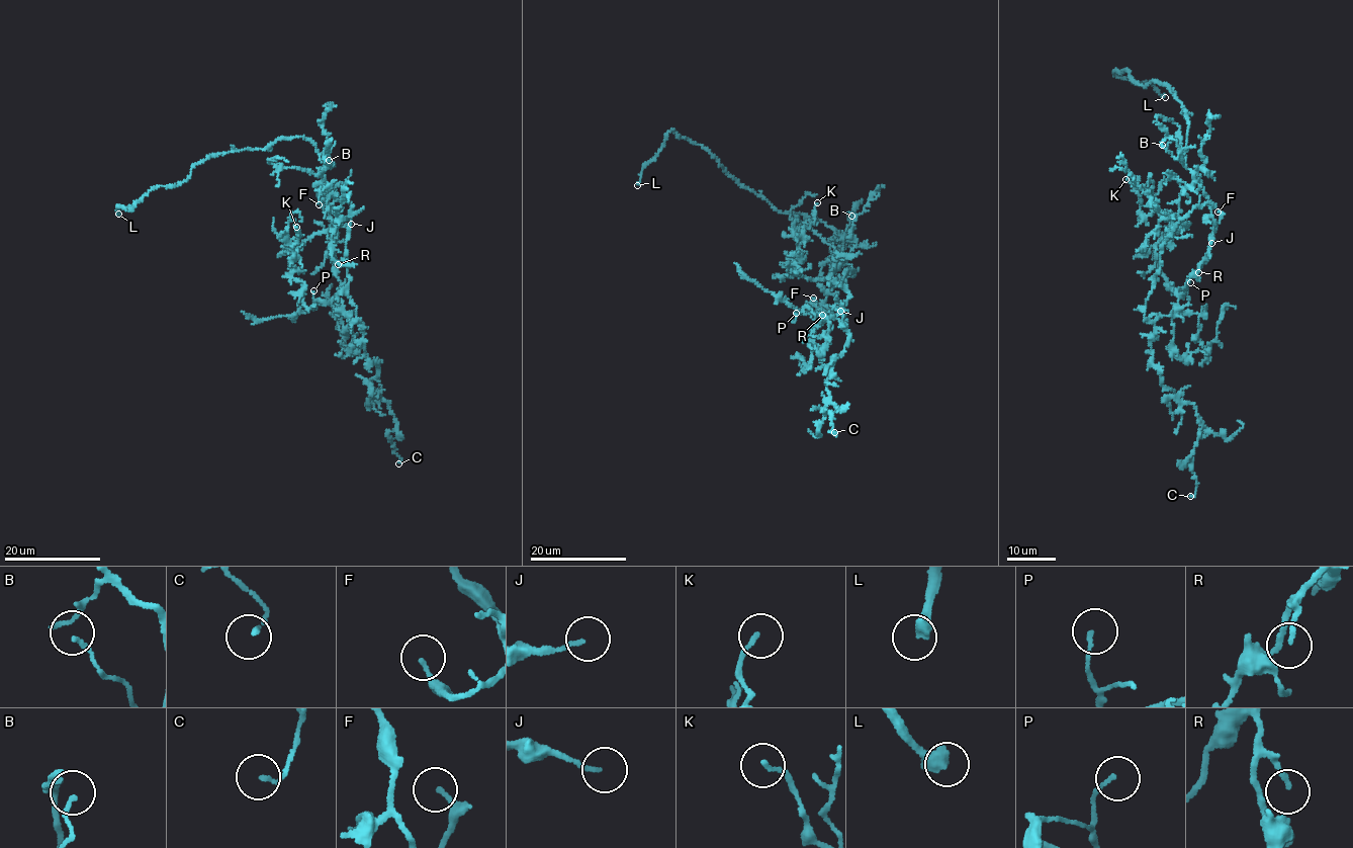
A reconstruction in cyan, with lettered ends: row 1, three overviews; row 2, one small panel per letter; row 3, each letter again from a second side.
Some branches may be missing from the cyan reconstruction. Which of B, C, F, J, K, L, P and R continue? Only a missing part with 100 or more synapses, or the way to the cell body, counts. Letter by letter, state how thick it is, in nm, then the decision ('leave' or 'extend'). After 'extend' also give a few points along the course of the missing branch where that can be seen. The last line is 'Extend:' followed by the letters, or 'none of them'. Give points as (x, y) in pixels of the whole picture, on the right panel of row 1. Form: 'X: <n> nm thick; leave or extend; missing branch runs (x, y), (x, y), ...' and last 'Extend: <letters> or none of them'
B: 80 nm thick; leave
C: 130 nm thick; leave
F: 170 nm thick; leave
J: 120 nm thick; leave
K: 130 nm thick; leave
L: 460 nm thick; extend
P: 110 nm thick; leave
R: 150 nm thick; leave
Extend: L

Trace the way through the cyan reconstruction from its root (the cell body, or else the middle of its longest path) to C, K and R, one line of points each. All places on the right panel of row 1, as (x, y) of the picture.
C: (1210, 214), (1208, 252), (1150, 343), (1161, 385), (1193, 405), (1201, 426), (1190, 496)
K: (1210, 214), (1196, 179), (1179, 198), (1187, 225), (1175, 228), (1165, 212), (1145, 217), (1125, 179)
R: (1210, 214), (1214, 225), (1211, 246), (1198, 272)

